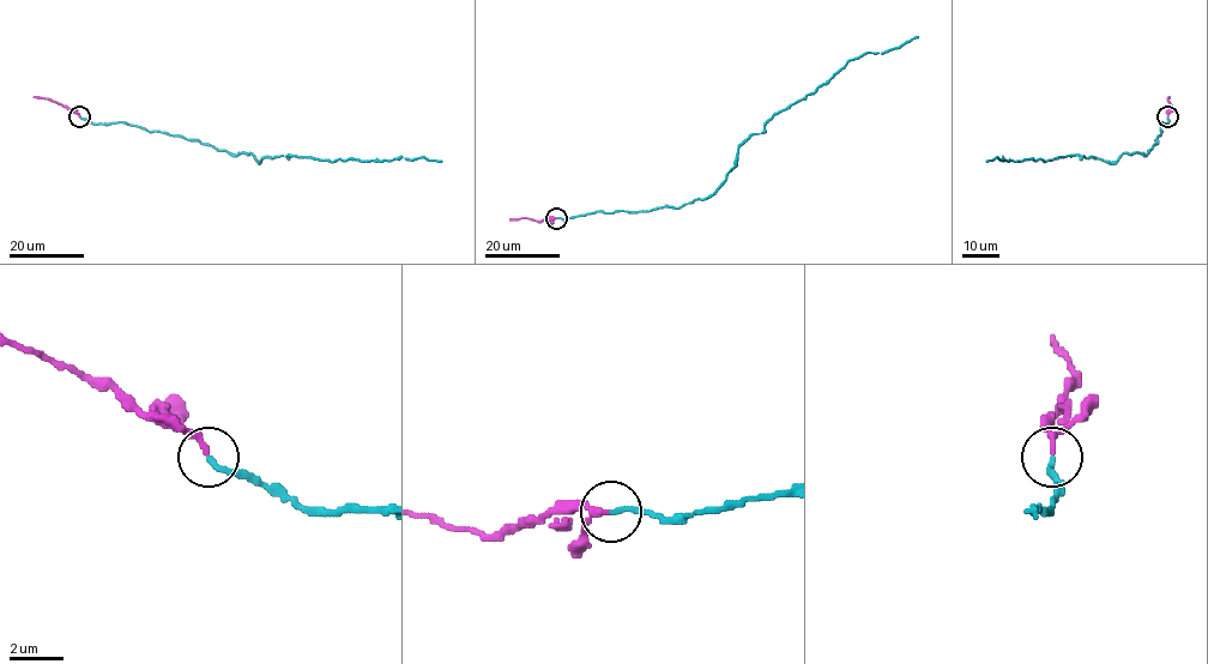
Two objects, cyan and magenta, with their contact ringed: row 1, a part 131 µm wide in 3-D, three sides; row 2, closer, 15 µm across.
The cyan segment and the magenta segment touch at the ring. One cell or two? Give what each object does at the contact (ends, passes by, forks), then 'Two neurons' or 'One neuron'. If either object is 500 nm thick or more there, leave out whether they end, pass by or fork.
At the ring cyan ends. At the ring magenta passes by. One neuron

